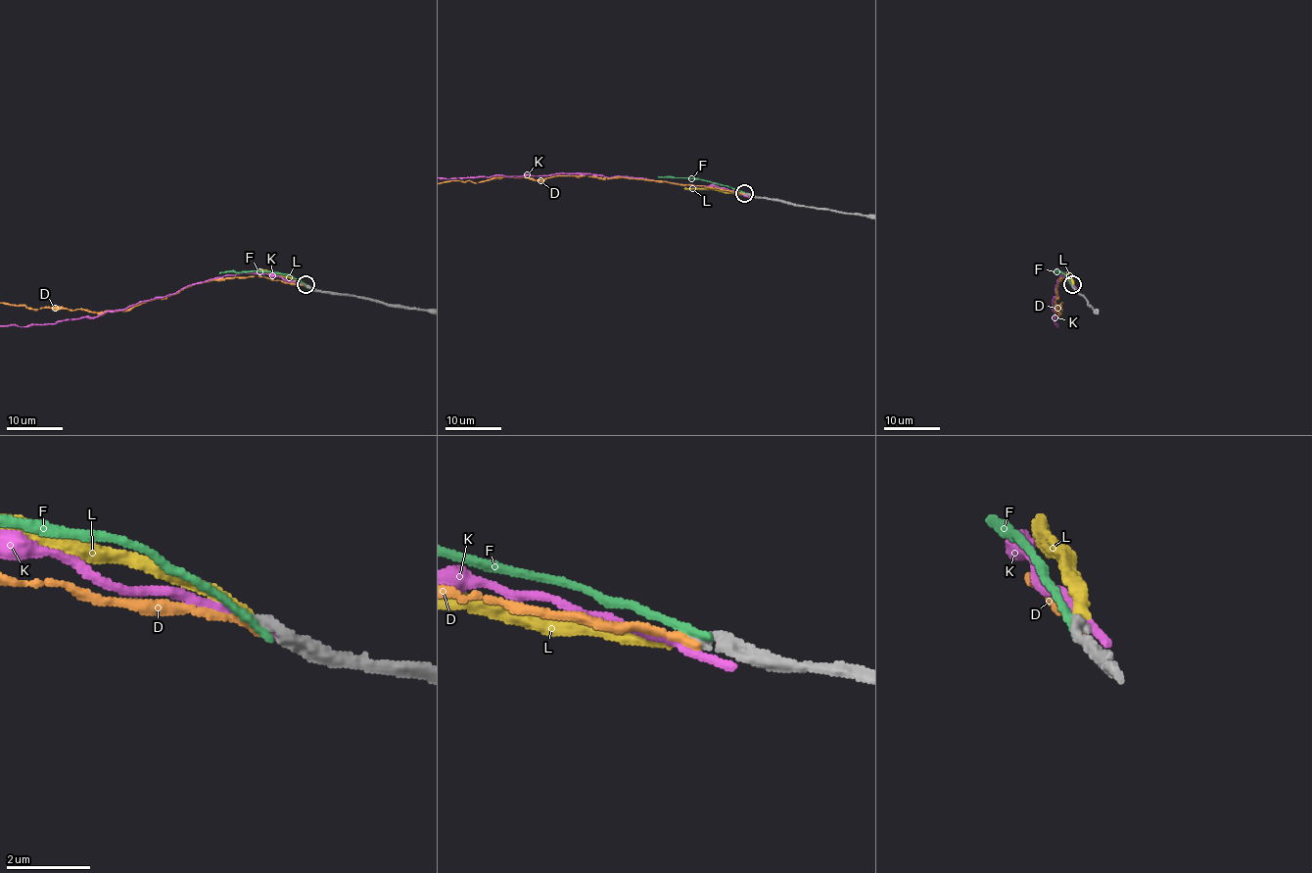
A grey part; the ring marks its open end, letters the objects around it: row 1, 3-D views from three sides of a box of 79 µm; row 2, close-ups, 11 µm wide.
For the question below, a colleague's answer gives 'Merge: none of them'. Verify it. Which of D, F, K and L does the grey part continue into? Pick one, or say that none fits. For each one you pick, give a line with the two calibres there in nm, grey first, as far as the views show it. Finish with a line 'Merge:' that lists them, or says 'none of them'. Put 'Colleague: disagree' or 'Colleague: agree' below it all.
L: 280/280 nm
Merge: L
Colleague: disagree

